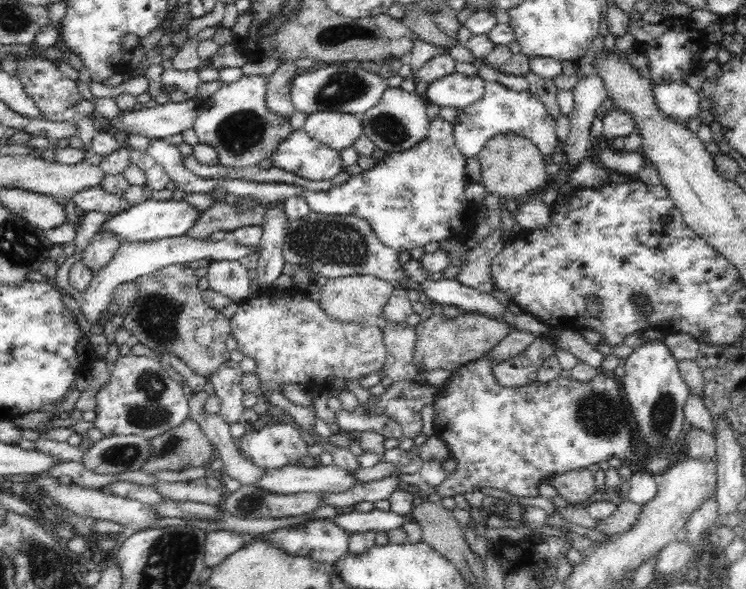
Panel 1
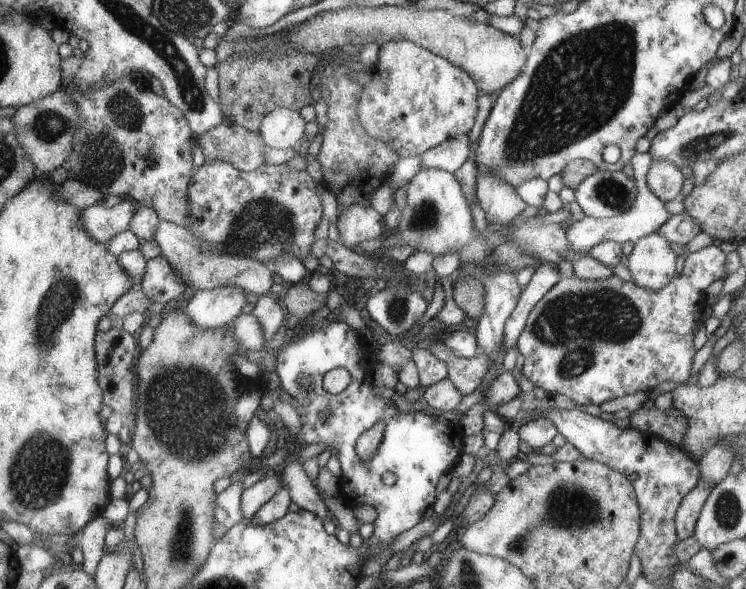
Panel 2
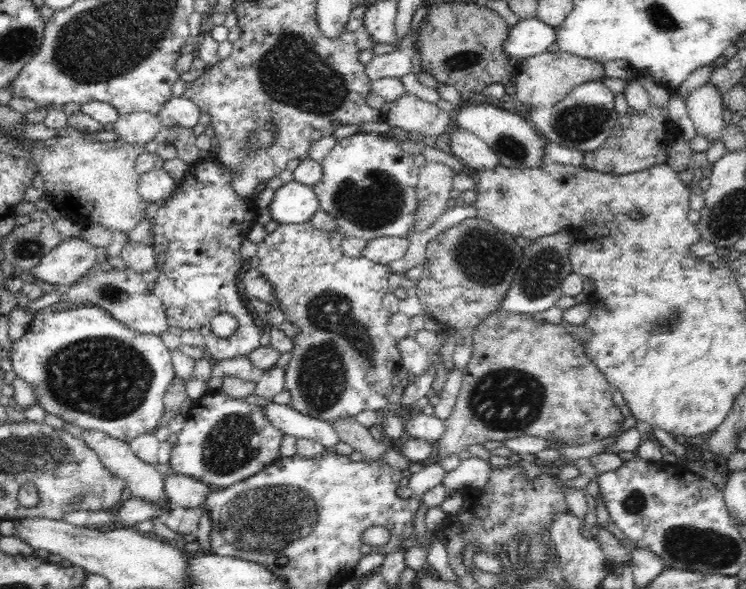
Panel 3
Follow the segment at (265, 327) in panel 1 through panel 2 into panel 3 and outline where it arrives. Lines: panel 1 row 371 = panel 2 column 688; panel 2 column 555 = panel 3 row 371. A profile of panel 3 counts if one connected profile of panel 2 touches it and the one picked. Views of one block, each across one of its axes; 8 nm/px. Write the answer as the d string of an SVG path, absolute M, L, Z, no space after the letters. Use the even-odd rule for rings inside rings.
M312 221L302 224L278 223L276 229L268 233L256 244L256 252L249 259L251 268L263 274L274 288L285 320L297 328L292 348L292 358L284 366L284 388L291 394L289 404L302 414L332 424L336 419L355 417L362 411L380 411L392 392L394 371L400 366L401 356L387 324L391 313L382 306L382 299L391 292L388 284L392 276L387 265L376 264L362 256L349 257L341 248L345 236L336 231L316 229Z

